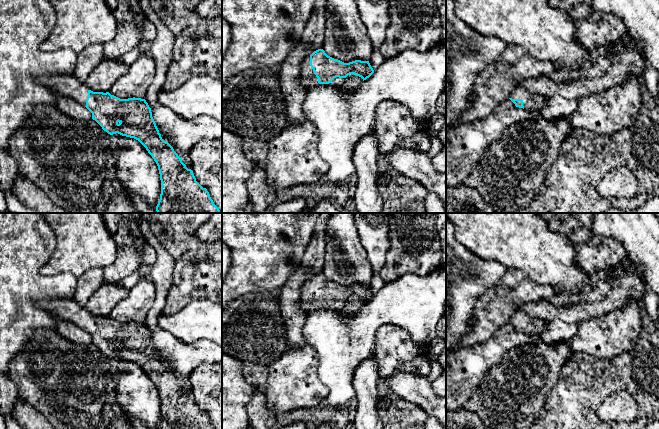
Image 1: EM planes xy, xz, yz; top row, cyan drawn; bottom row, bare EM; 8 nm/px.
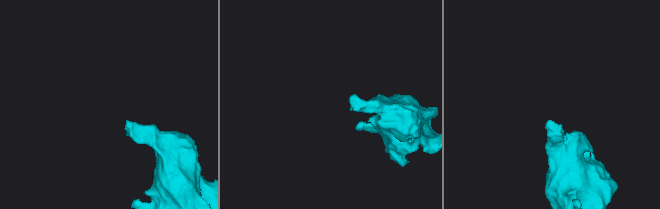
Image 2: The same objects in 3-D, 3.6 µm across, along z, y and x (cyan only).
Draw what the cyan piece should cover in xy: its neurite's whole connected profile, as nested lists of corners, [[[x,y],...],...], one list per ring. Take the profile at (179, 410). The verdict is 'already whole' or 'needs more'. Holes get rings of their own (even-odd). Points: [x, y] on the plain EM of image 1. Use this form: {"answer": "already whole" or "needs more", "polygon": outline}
{"answer": "needs more", "polygon": [[[51,299],[42,301],[40,306],[54,314],[61,321],[66,320],[75,323],[85,330],[104,355],[108,358],[120,358],[122,360],[138,364],[156,386],[161,404],[161,418],[157,429],[215,429],[206,412],[197,405],[191,393],[188,393],[173,371],[164,365],[159,357],[152,341],[151,332],[145,323],[128,322],[120,323],[109,316],[93,316],[77,304],[73,299]]]}

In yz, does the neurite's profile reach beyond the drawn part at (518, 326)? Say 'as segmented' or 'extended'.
extended

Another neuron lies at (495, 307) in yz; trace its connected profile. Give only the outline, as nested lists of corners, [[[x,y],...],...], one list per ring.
[[[508,269],[496,286],[489,288],[476,302],[474,325],[463,339],[463,347],[482,343],[509,323],[521,303],[550,299],[556,291],[529,280],[521,271]]]

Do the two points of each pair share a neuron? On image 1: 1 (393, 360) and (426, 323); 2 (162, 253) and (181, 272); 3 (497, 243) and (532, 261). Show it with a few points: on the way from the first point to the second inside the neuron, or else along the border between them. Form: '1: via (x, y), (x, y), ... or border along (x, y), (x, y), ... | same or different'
1: border along (392, 325), (404, 328), (417, 344), (428, 347) | different
2: border along (161, 245), (174, 259), (173, 283), (170, 288) | different
3: via (506, 243), (514, 243), (523, 252) | same

